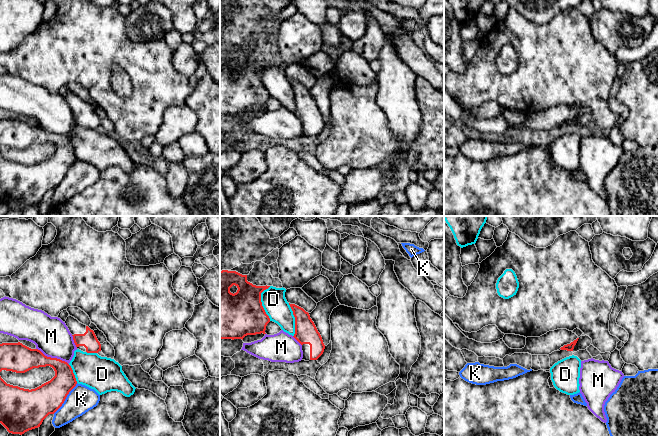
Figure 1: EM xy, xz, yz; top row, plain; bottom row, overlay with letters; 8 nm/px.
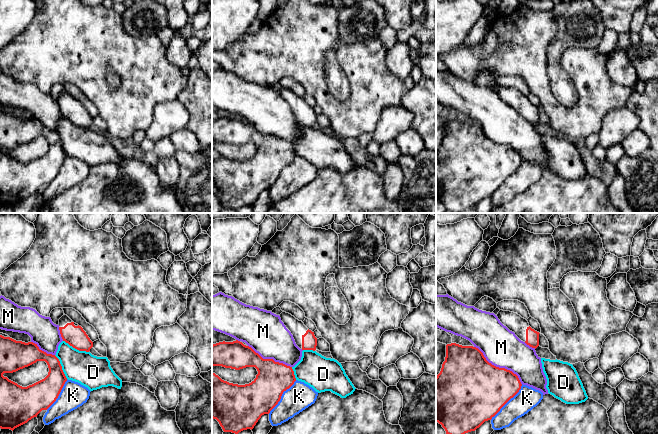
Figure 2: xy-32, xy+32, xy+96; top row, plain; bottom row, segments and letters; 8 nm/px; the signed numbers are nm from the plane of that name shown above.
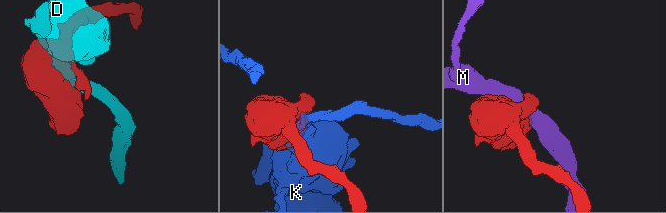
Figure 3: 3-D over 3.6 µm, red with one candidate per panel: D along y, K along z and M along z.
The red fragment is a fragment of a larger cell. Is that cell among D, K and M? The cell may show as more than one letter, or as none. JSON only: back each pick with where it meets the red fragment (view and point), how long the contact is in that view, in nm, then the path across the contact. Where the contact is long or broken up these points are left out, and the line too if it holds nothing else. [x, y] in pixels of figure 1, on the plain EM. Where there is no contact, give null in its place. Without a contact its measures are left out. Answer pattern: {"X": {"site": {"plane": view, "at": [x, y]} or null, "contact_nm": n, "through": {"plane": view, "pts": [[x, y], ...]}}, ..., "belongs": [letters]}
{"belongs": []}

